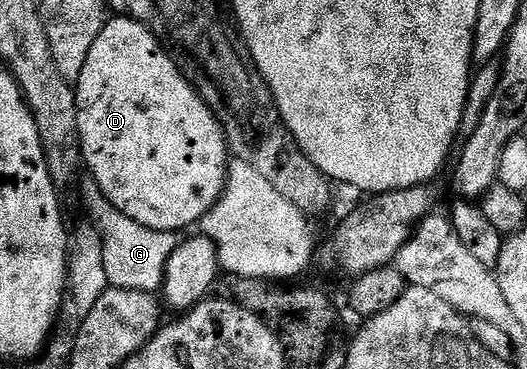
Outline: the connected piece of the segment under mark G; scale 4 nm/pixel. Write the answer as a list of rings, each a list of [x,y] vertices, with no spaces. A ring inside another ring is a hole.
[[[86,175],[81,178],[80,190],[86,200],[86,209],[94,220],[93,228],[102,239],[104,251],[104,271],[108,271],[108,279],[115,289],[128,291],[144,291],[157,294],[162,288],[164,271],[168,267],[168,259],[172,259],[172,251],[176,251],[180,240],[178,233],[168,231],[152,231],[124,215],[110,200],[102,194],[94,178]]]

